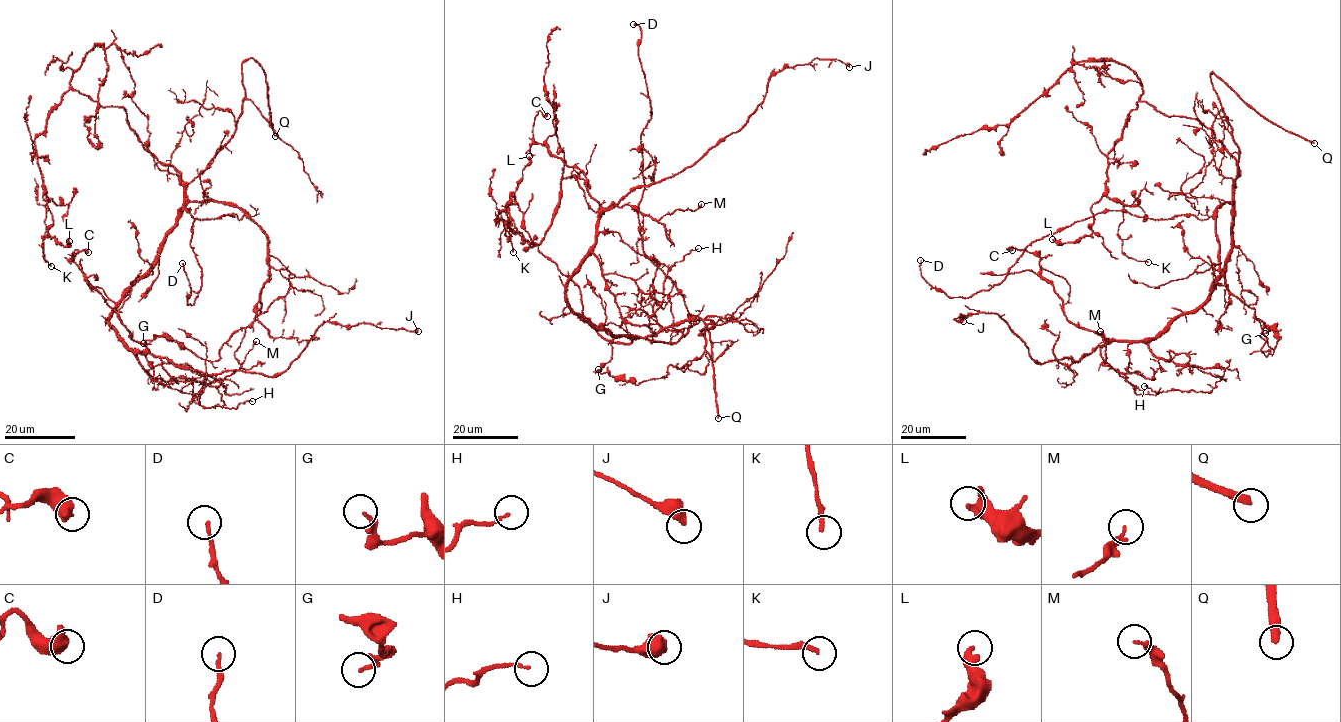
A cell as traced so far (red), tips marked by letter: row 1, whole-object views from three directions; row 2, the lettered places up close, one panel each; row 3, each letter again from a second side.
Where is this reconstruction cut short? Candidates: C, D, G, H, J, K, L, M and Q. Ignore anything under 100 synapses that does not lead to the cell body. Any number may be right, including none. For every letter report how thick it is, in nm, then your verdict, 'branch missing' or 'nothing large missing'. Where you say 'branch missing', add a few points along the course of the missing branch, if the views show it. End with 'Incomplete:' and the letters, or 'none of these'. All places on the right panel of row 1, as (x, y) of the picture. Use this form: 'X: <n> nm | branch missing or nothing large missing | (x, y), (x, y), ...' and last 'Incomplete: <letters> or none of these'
C: 650 nm | nothing large missing
D: 150 nm | nothing large missing
G: 110 nm | nothing large missing
H: 120 nm | nothing large missing
J: 400 nm | nothing large missing
K: 200 nm | nothing large missing
L: 240 nm | nothing large missing
M: 220 nm | nothing large missing
Q: 360 nm | branch missing
Incomplete: Q

